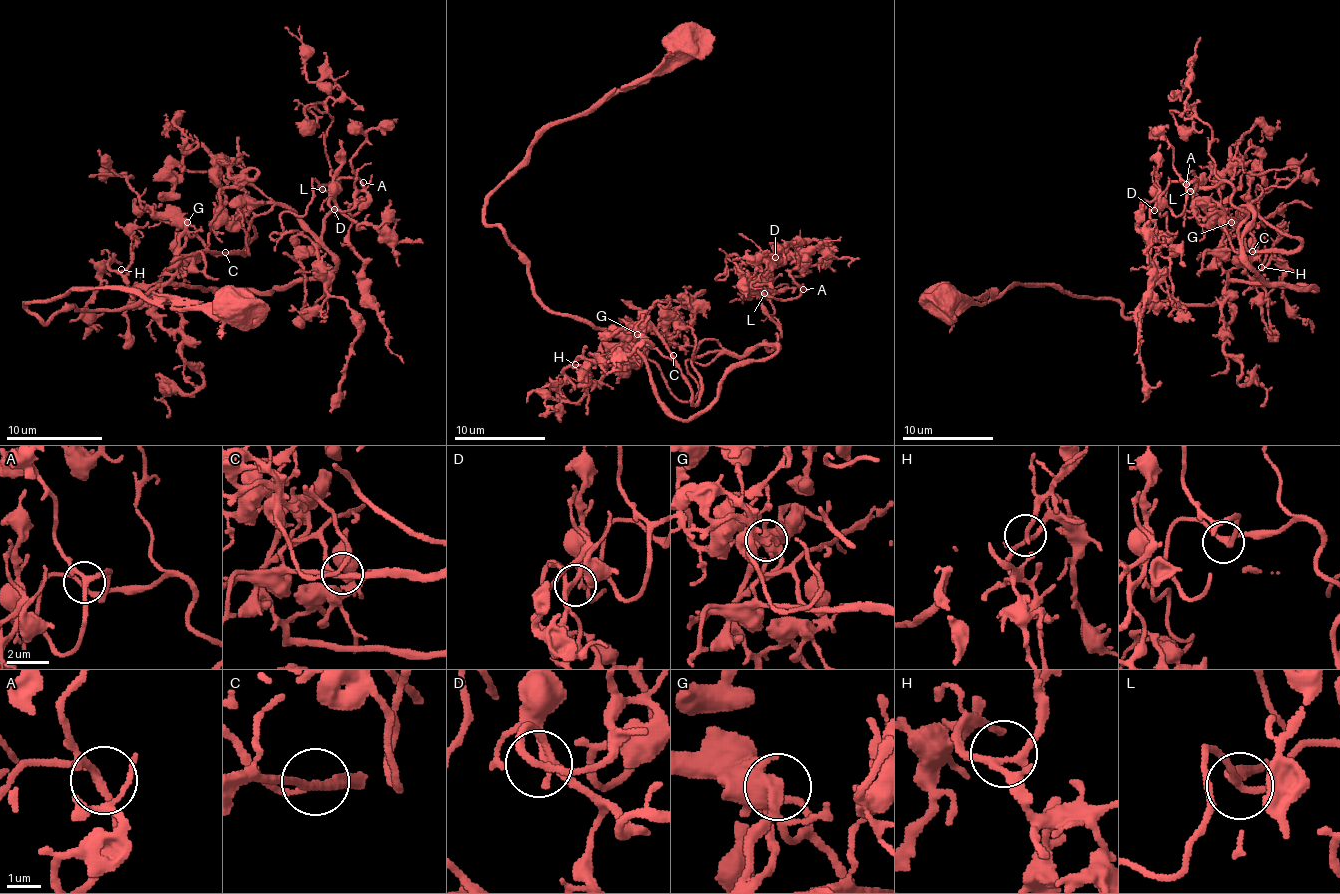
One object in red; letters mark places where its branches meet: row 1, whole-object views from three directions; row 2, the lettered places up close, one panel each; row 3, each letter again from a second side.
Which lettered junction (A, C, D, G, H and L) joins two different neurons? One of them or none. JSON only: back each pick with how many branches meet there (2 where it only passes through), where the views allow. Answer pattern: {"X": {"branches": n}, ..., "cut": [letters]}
{"cut": []}

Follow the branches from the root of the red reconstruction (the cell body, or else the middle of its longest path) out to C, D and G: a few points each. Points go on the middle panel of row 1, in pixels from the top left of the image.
C: (684, 43), (666, 68), (557, 120), (484, 216), (550, 309), (607, 330), (627, 318), (673, 355)
D: (684, 43), (557, 120), (484, 220), (680, 419), (778, 350), (762, 300), (805, 289), (775, 257)
G: (684, 43), (666, 68), (557, 120), (484, 216), (550, 309), (607, 330), (627, 321), (636, 334)

